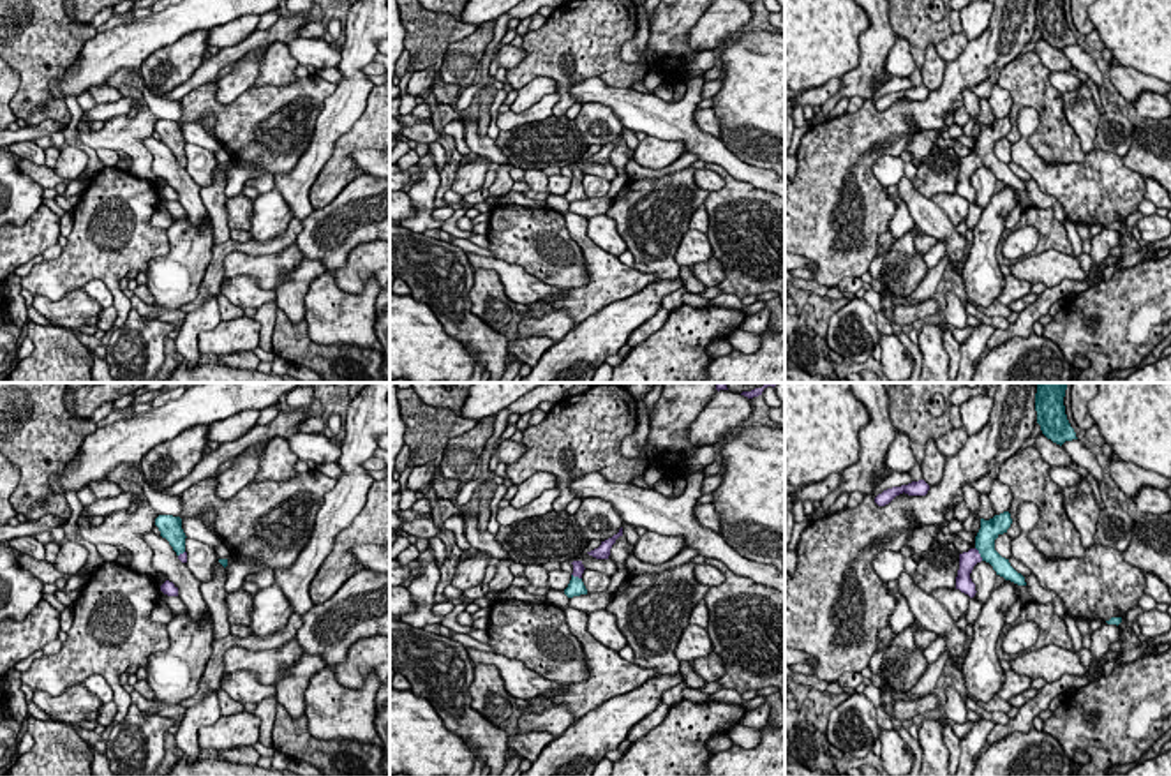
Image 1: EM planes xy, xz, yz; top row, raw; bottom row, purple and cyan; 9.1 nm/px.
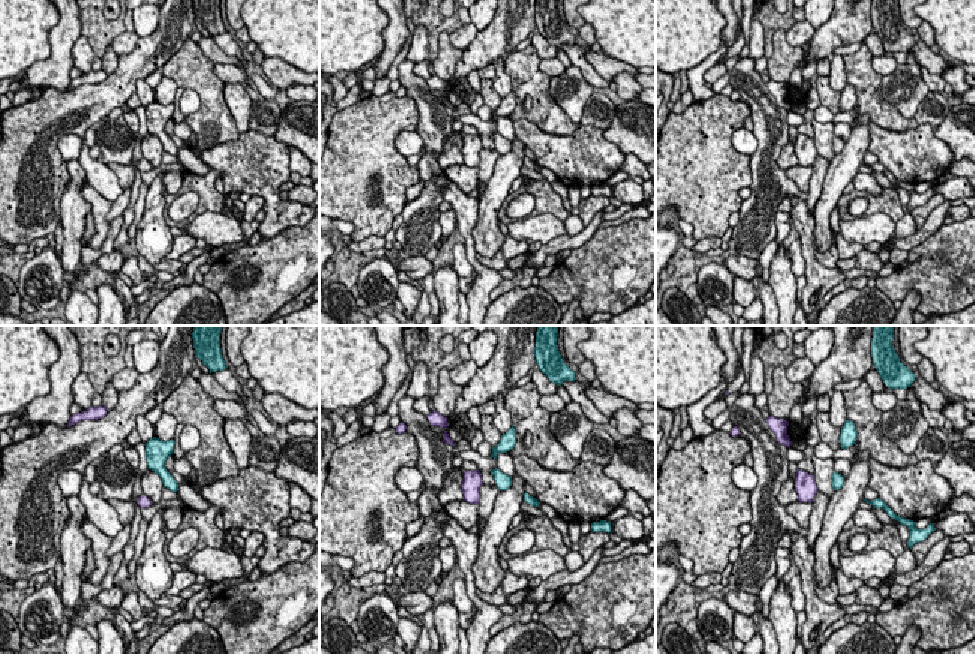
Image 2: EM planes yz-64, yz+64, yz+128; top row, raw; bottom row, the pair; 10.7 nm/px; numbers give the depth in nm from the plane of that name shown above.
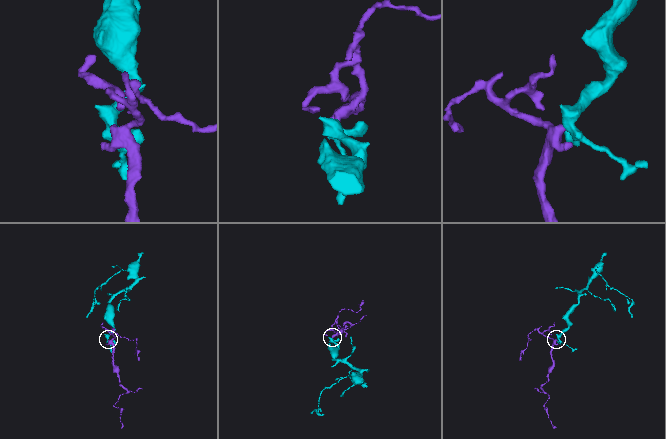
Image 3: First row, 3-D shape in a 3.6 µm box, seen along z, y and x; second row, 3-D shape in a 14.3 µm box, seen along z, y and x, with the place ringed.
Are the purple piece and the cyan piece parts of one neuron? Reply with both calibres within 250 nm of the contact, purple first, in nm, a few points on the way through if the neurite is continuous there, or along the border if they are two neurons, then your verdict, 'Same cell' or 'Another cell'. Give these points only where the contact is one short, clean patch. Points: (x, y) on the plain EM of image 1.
Thickness 160 nm (purple) against 190 nm. Path across: yz (967, 164), (979, 159), (984, 147). Same cell

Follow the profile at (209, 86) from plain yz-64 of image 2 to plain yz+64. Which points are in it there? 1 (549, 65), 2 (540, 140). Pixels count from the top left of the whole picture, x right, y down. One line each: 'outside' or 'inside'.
1: outside
2: outside

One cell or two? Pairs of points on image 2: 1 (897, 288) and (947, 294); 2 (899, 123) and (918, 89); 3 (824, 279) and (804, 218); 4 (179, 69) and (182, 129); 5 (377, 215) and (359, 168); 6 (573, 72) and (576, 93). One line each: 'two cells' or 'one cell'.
1: one cell
2: two cells
3: one cell
4: two cells
5: one cell
6: one cell

